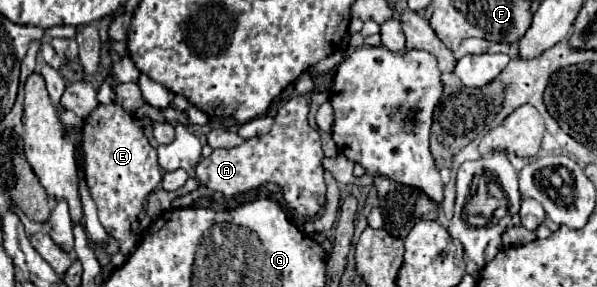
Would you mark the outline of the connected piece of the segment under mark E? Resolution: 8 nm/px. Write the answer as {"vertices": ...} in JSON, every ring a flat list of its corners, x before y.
{"vertices":[[100,104,84,120,84,176,92,190,92,198,98,206,98,218,106,232,120,244,122,254,132,254,138,244,138,236,132,234,132,222,142,212,148,194,160,184,162,170,158,166,156,150,150,146,142,132,142,126,134,122,134,116,124,112,118,104]]}

